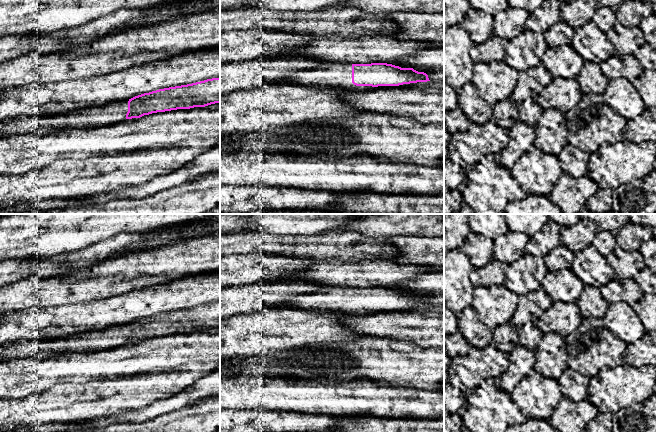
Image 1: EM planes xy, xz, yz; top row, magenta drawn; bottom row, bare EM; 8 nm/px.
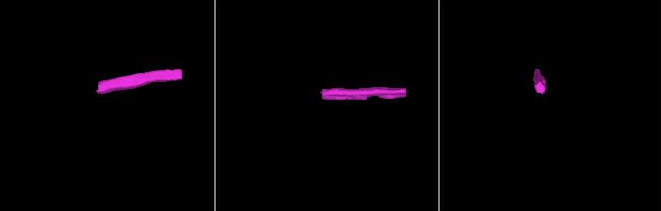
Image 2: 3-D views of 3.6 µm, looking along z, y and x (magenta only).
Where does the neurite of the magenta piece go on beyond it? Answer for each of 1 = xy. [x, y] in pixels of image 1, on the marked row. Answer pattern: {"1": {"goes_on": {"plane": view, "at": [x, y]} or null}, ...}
{"1": {"goes_on": {"plane": "xy", "at": [115, 112]}}}

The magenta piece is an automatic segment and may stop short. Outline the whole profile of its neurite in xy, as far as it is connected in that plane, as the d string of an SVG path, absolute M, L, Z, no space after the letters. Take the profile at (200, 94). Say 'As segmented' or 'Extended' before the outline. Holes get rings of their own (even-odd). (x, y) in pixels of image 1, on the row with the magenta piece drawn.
Extended. M220 78L159 89L131 99L51 116L16 116L0 121L0 138L21 134L46 136L63 129L107 126L152 113L215 103L220 103Z

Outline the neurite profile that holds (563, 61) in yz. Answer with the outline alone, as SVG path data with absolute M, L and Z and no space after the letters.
M571 44L548 47L542 56L542 65L553 78L577 79L583 64L583 58Z

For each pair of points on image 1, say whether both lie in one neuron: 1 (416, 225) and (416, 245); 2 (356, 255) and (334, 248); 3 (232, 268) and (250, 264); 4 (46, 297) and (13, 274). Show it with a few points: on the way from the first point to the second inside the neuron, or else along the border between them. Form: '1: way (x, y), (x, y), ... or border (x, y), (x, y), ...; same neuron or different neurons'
1: border (393, 235), (433, 237); different neurons
2: way (351, 250), (349, 248), (339, 248); same neuron
3: way (236, 268), (246, 268); same neuron
4: border (43, 276), (28, 275), (10, 284); different neurons

